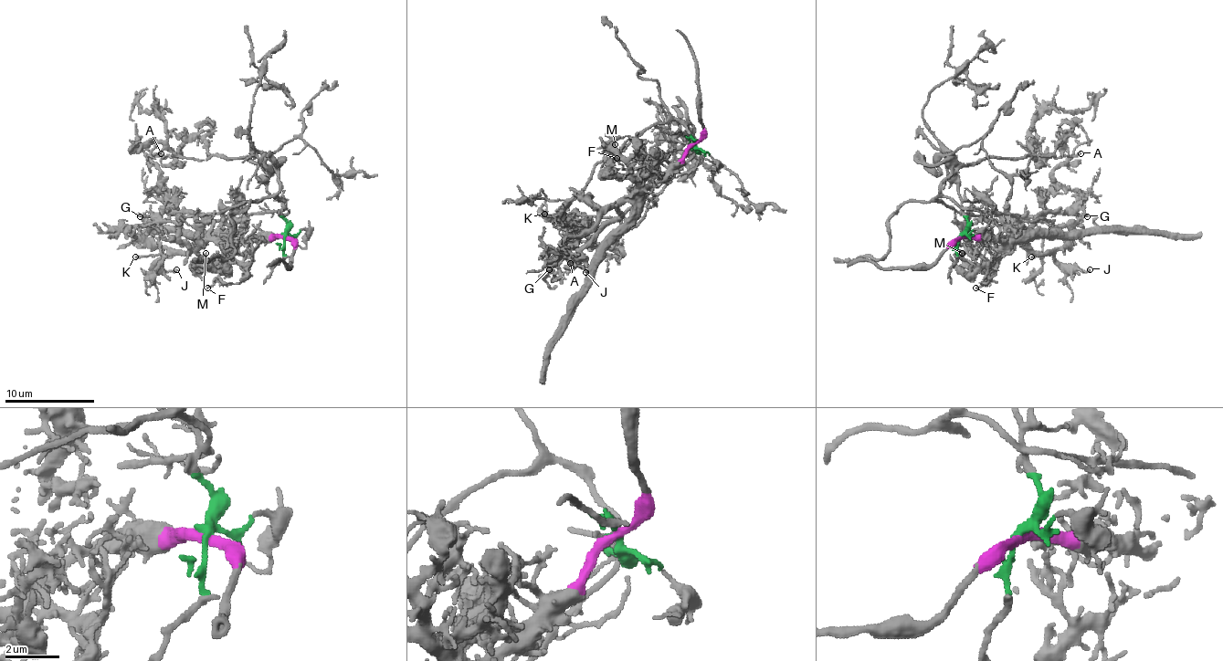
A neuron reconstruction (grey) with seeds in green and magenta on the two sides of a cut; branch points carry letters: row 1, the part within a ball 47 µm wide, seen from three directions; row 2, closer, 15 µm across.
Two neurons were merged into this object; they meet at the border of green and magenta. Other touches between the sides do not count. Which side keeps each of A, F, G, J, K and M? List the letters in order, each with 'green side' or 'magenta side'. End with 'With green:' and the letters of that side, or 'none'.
A: green side
F: magenta side
G: green side
J: magenta side
K: green side
M: magenta side
With green: A, G, K

